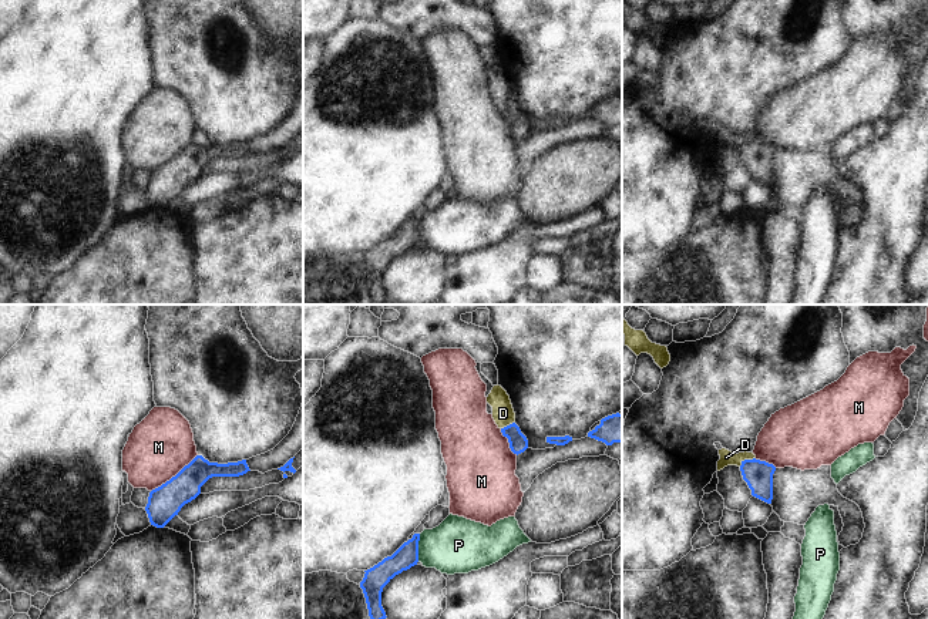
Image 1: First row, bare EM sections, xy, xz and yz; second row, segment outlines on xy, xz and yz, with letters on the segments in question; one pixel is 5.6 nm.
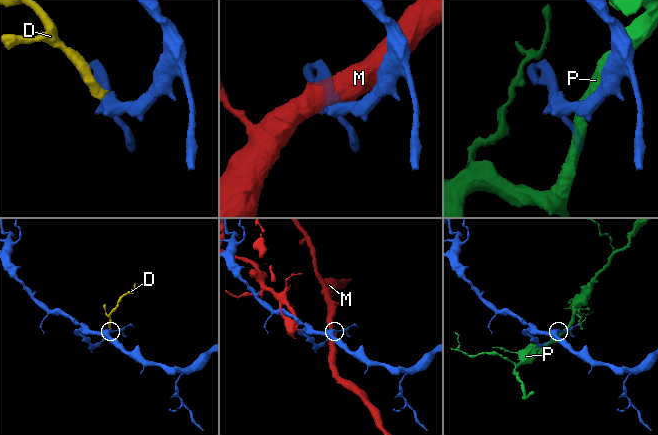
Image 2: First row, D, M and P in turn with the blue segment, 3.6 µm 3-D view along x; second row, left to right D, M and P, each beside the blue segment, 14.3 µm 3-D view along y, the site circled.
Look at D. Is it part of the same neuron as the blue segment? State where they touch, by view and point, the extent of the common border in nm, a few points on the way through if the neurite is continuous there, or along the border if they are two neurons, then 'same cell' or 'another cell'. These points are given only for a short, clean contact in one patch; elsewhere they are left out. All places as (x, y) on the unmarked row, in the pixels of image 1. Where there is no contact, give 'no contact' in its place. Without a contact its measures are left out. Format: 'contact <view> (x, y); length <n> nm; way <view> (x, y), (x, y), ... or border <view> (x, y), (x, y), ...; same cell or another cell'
contact yz (746, 141); length 110 nm; way yz (757, 155), (746, 141), (726, 138); same cell

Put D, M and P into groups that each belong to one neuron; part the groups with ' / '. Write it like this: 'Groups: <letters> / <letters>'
Groups: D / M / P

